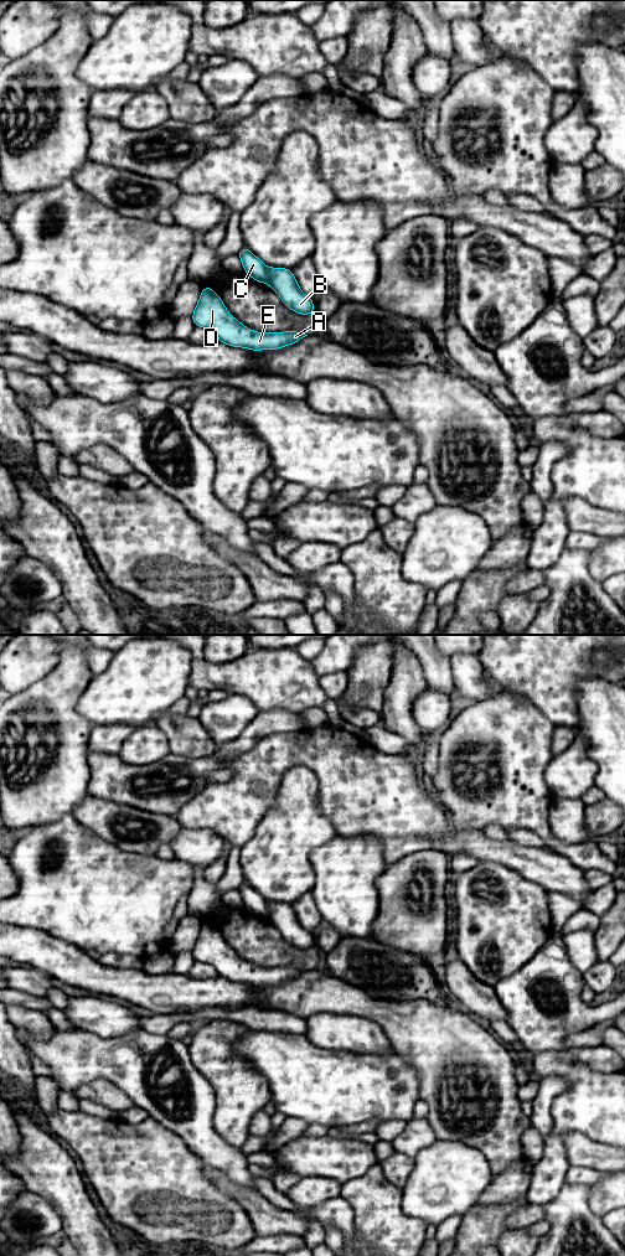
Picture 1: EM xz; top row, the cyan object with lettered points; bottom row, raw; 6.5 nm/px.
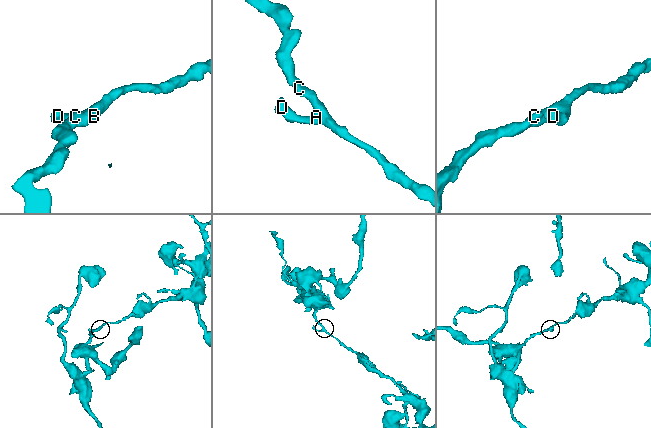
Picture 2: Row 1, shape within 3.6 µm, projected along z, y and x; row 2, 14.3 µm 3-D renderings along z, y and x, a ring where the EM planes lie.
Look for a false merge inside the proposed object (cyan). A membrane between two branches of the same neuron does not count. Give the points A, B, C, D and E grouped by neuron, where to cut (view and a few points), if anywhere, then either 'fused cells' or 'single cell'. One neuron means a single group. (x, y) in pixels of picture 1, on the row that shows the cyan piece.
groups A B D E / C; cut xz (265, 267), (267, 282); fused cells

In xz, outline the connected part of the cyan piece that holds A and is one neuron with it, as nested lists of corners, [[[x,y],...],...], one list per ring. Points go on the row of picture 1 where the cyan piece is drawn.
[[[207,286],[201,291],[192,320],[196,326],[213,331],[218,341],[253,351],[277,350],[308,336],[296,331],[263,334],[249,330],[227,311],[221,298]]]

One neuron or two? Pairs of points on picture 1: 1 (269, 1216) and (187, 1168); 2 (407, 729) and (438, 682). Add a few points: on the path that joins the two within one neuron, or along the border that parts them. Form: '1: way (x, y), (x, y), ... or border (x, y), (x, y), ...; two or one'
1: border (202, 1163), (205, 1176), (232, 1199); two
2: border (418, 660), (428, 687); two

